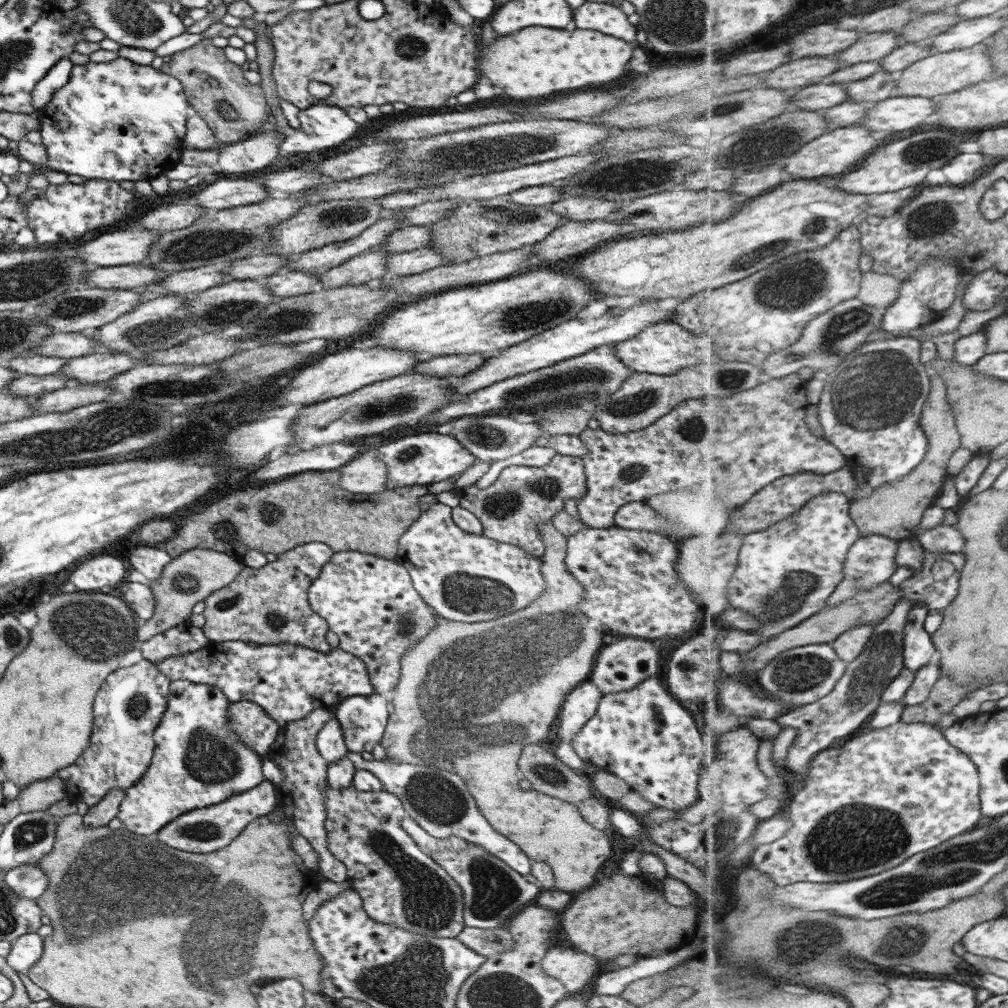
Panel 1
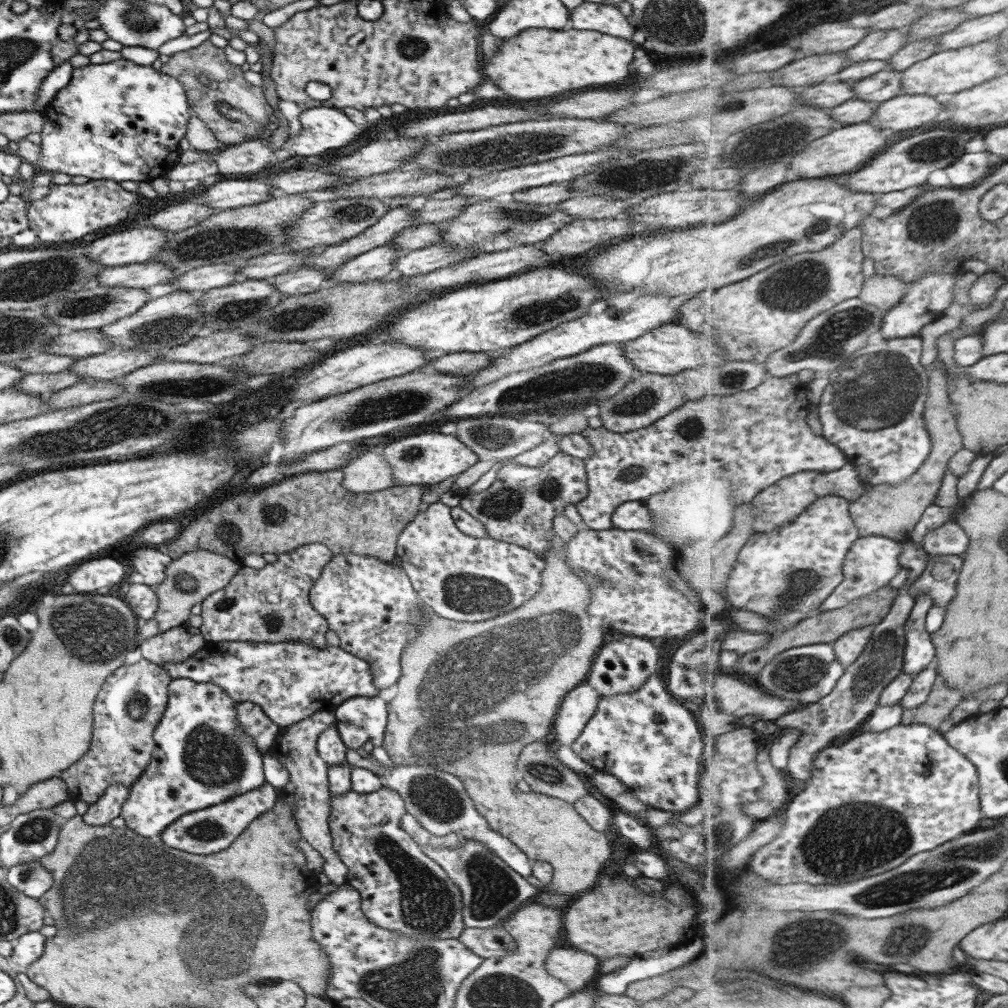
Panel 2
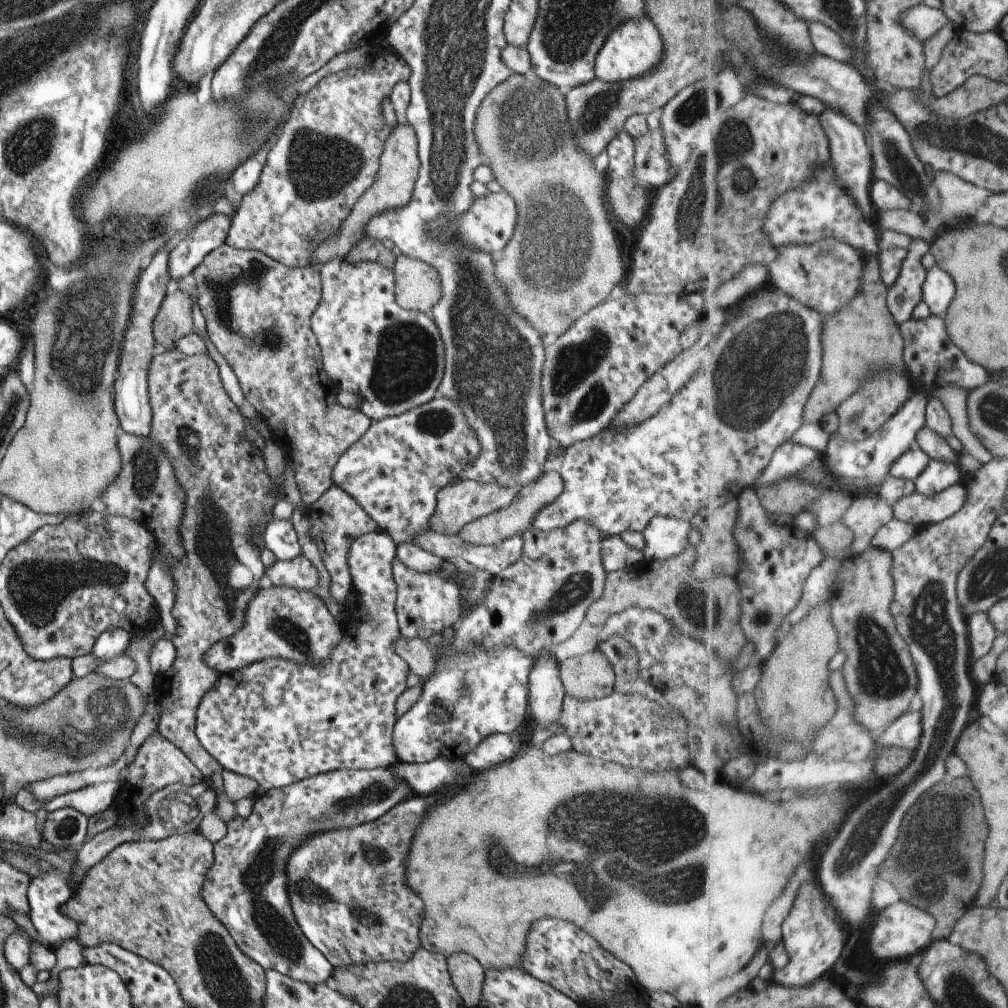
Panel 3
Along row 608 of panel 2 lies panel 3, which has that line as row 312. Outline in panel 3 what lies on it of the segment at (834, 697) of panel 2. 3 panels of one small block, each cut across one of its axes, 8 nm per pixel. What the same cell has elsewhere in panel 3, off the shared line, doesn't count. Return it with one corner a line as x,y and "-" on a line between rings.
925,237
913,239
901,276
889,290
889,310
899,326
912,320
914,308
922,301
922,284
927,270
921,258
930,252
930,248
930,242

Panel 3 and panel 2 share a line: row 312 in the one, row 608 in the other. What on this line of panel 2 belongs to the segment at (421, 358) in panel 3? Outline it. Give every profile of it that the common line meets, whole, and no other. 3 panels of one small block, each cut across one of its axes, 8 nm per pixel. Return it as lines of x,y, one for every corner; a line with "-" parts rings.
357,553
332,555
309,590
308,598
313,610
326,620
328,630
332,630
339,638
338,647
368,664
373,686
377,690
385,690
398,681
400,656
407,643
418,635
420,605
423,605
418,602
416,592
411,588
402,567
394,565
392,561
385,562

